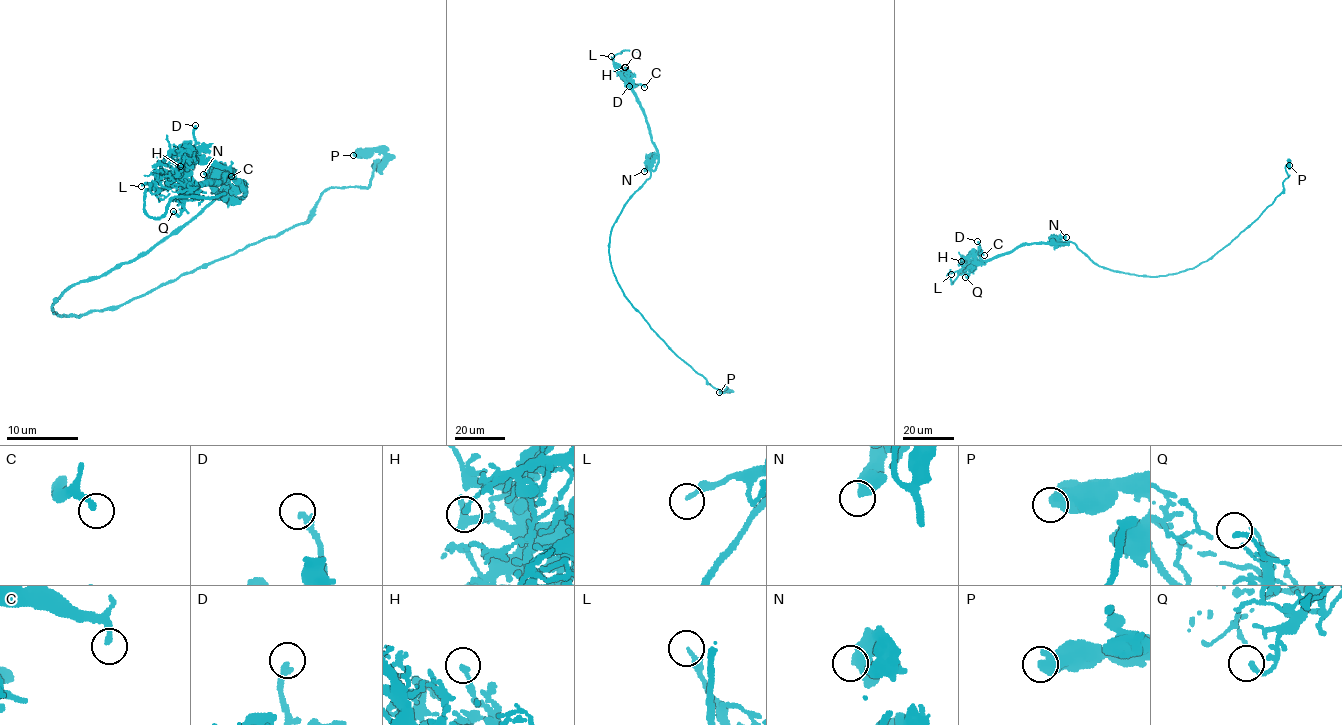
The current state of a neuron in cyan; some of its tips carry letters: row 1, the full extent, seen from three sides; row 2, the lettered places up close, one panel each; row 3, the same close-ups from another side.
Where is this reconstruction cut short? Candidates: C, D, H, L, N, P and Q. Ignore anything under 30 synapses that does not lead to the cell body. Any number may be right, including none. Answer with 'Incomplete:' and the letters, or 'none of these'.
Incomplete: none of these

